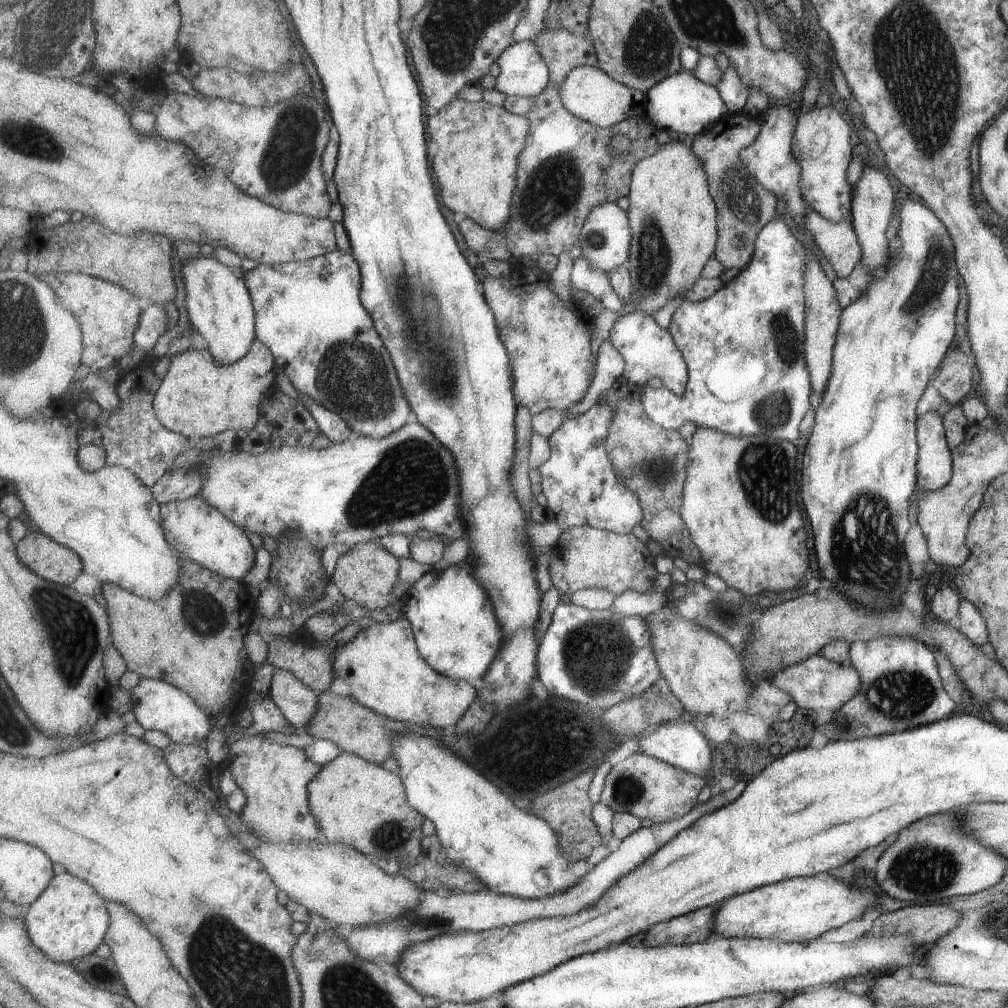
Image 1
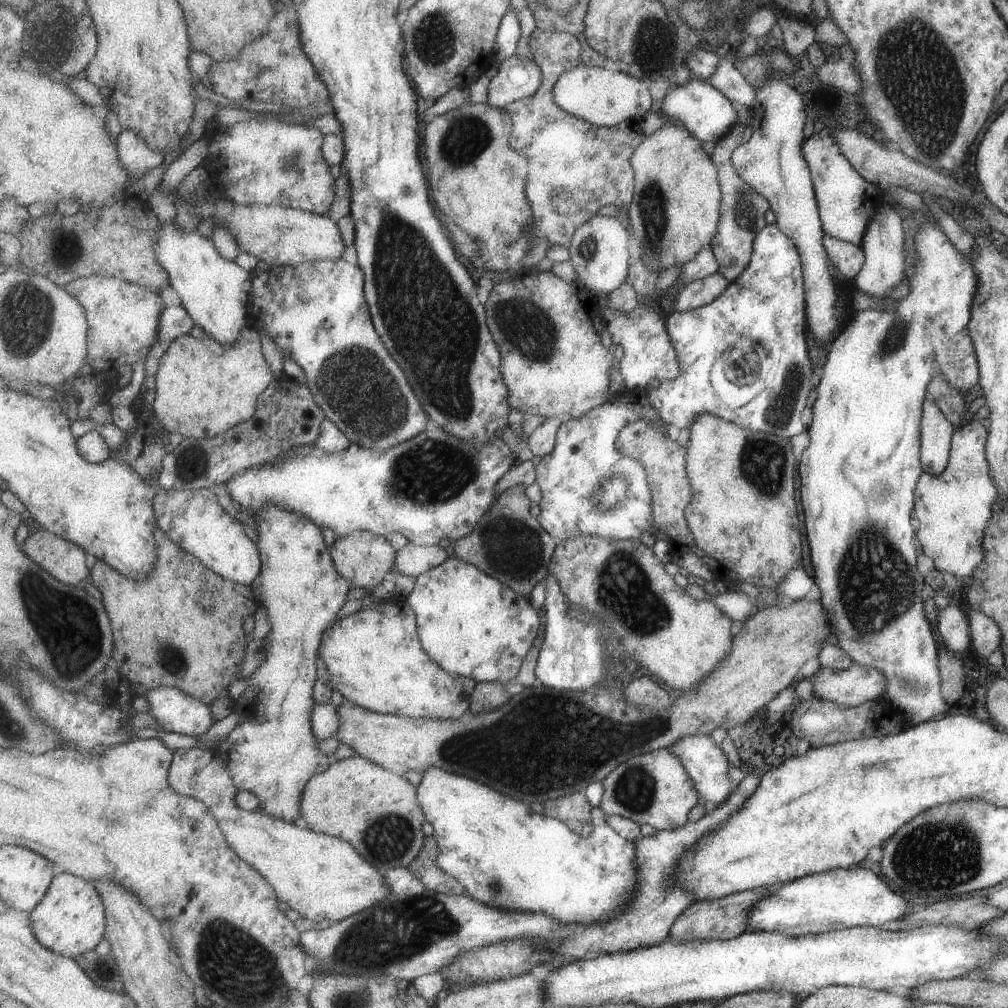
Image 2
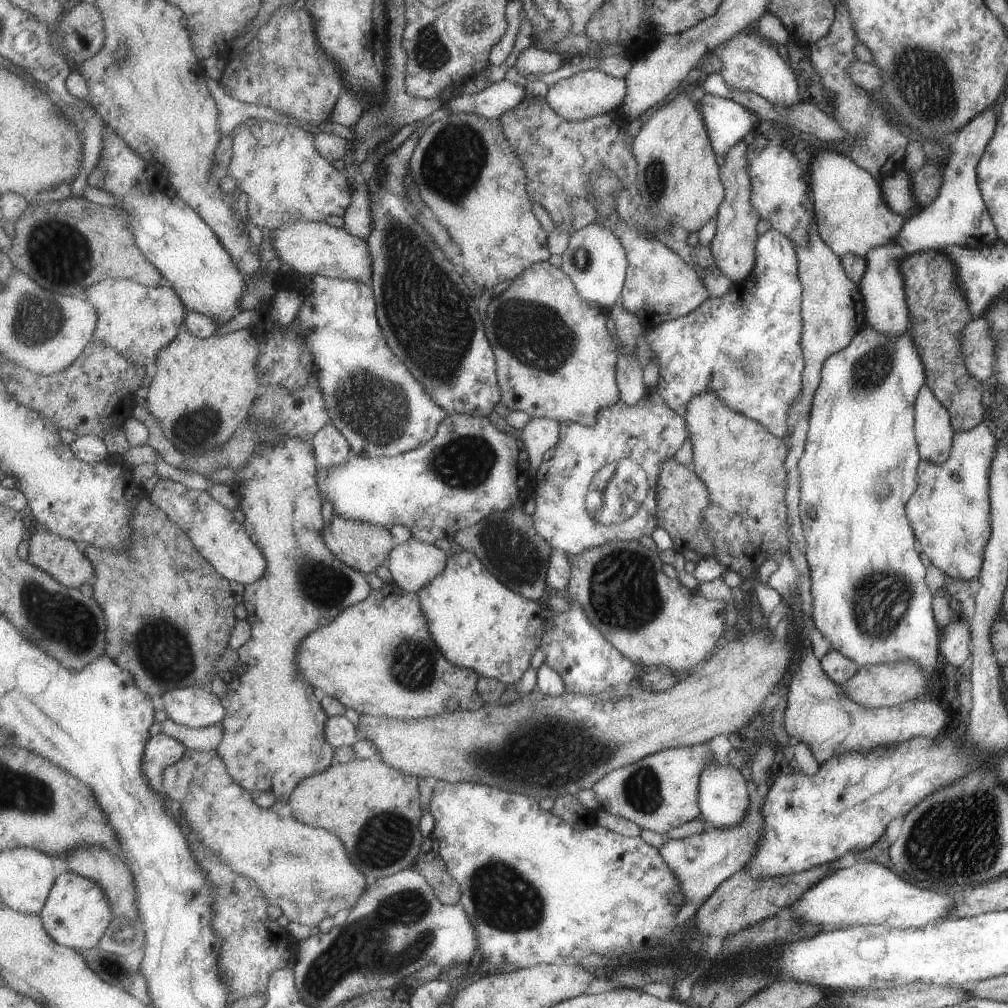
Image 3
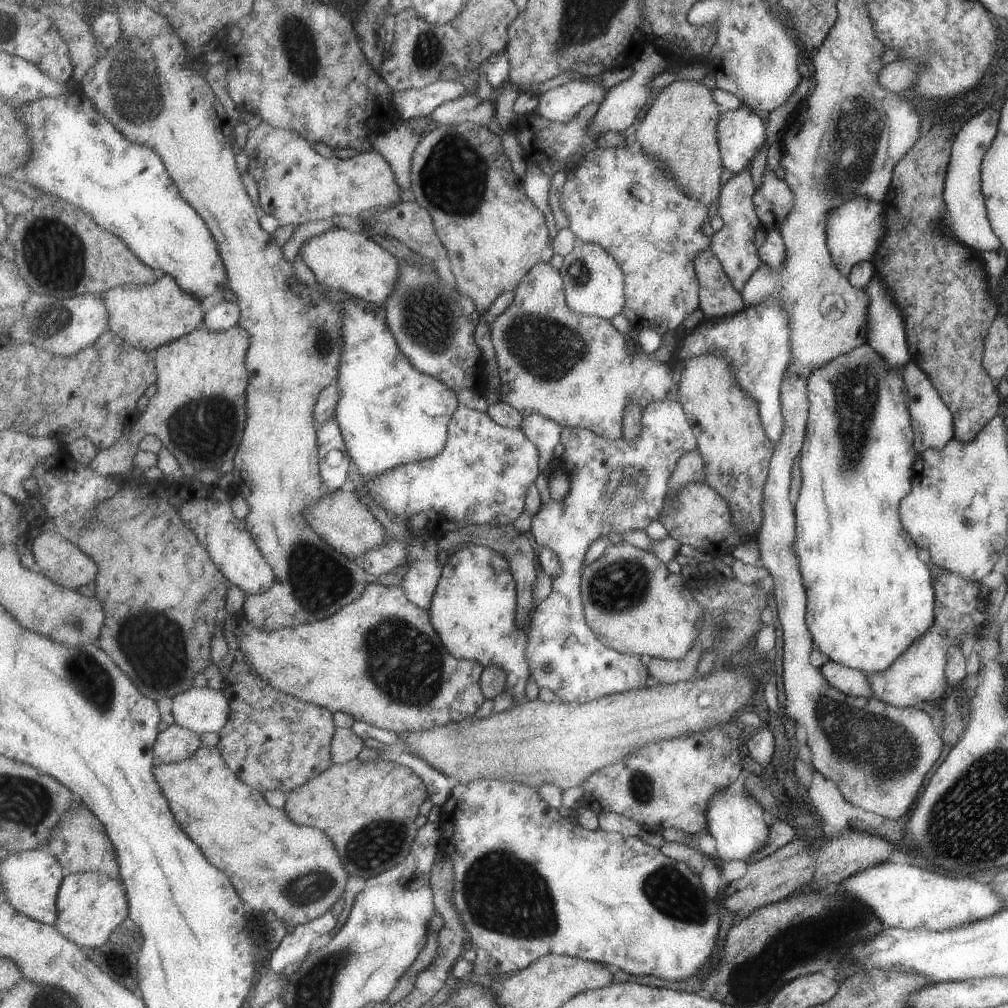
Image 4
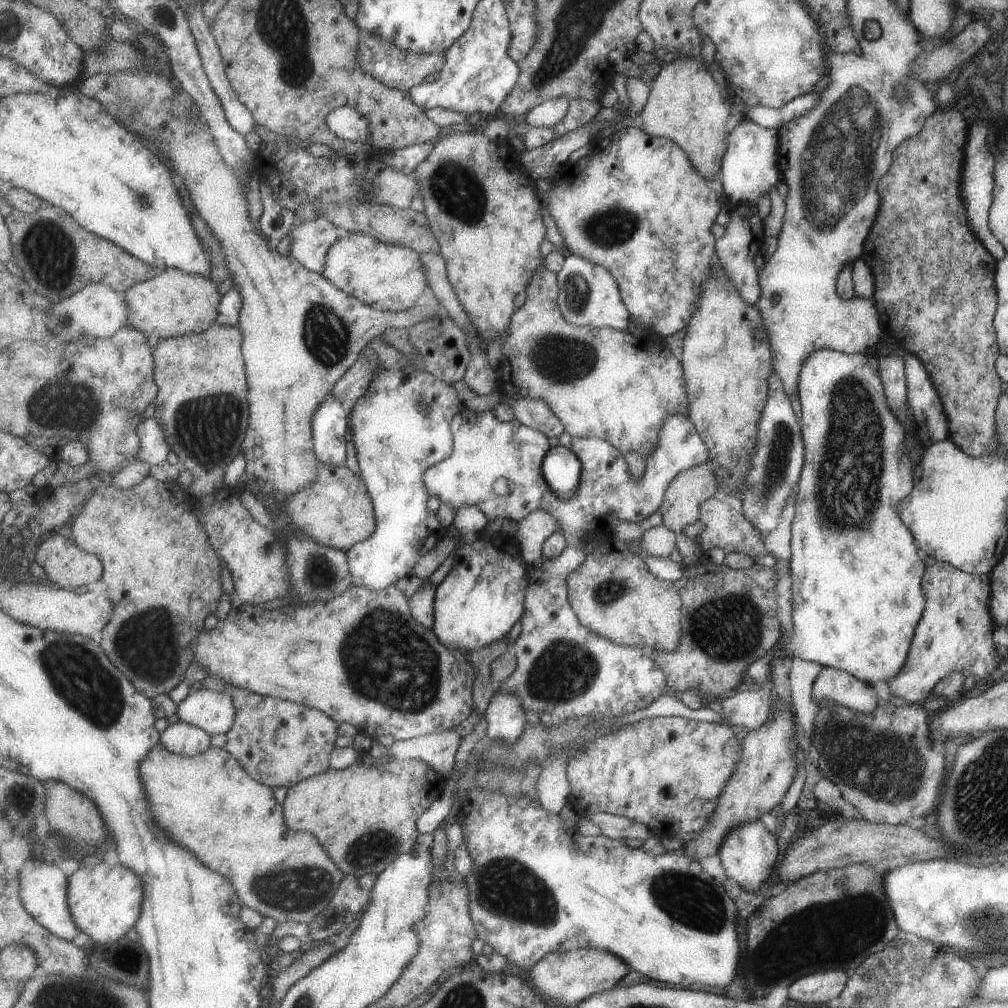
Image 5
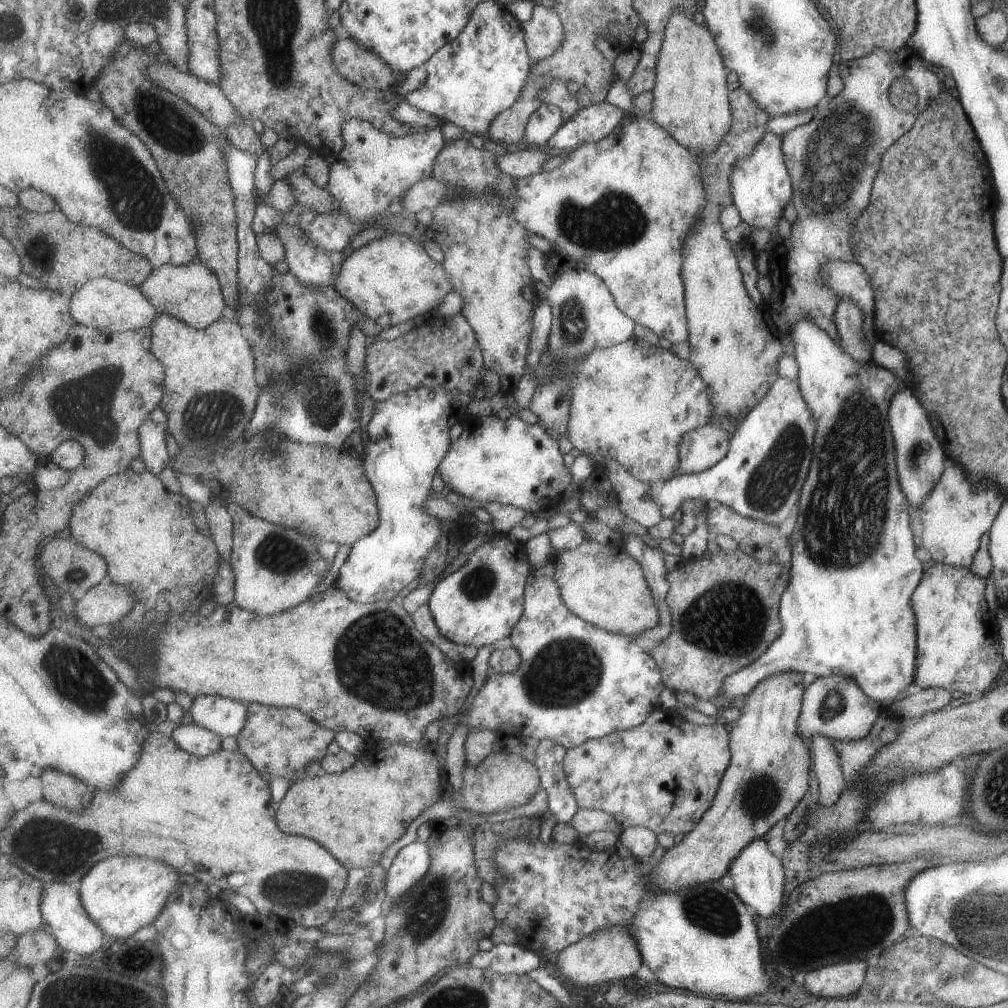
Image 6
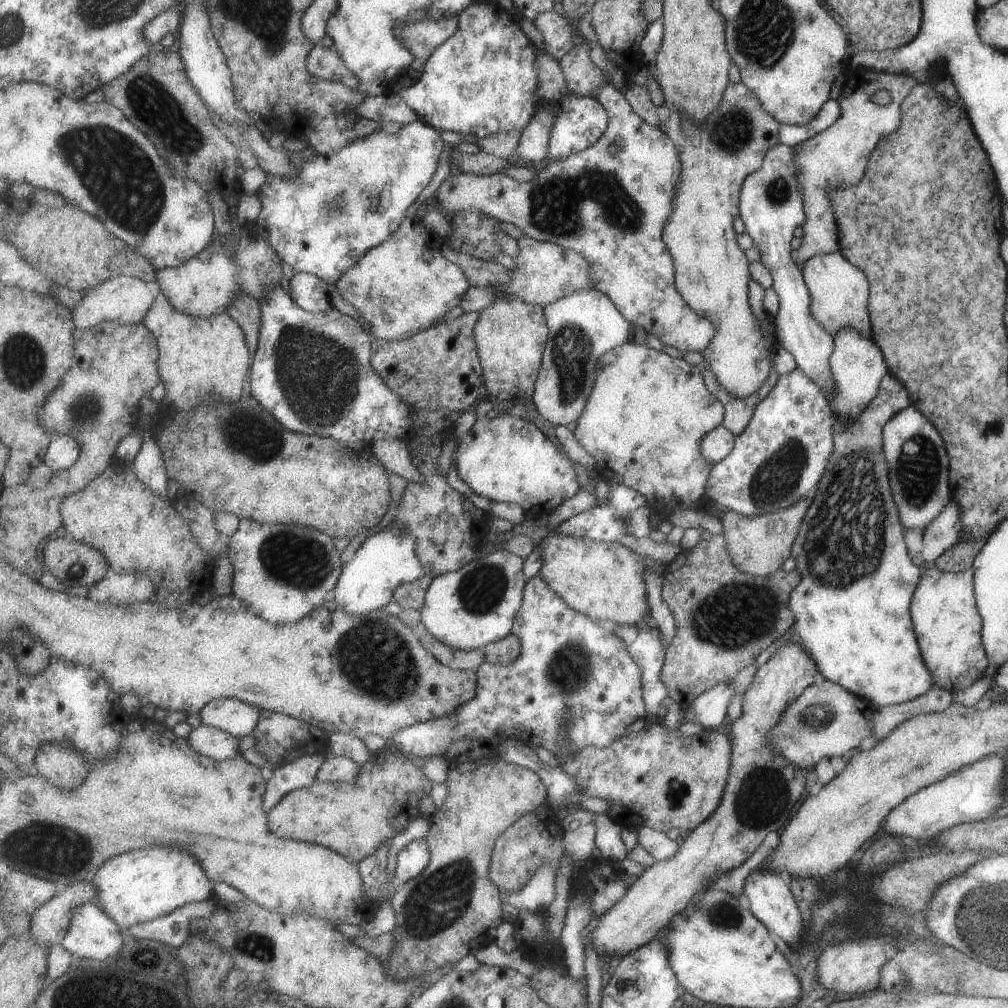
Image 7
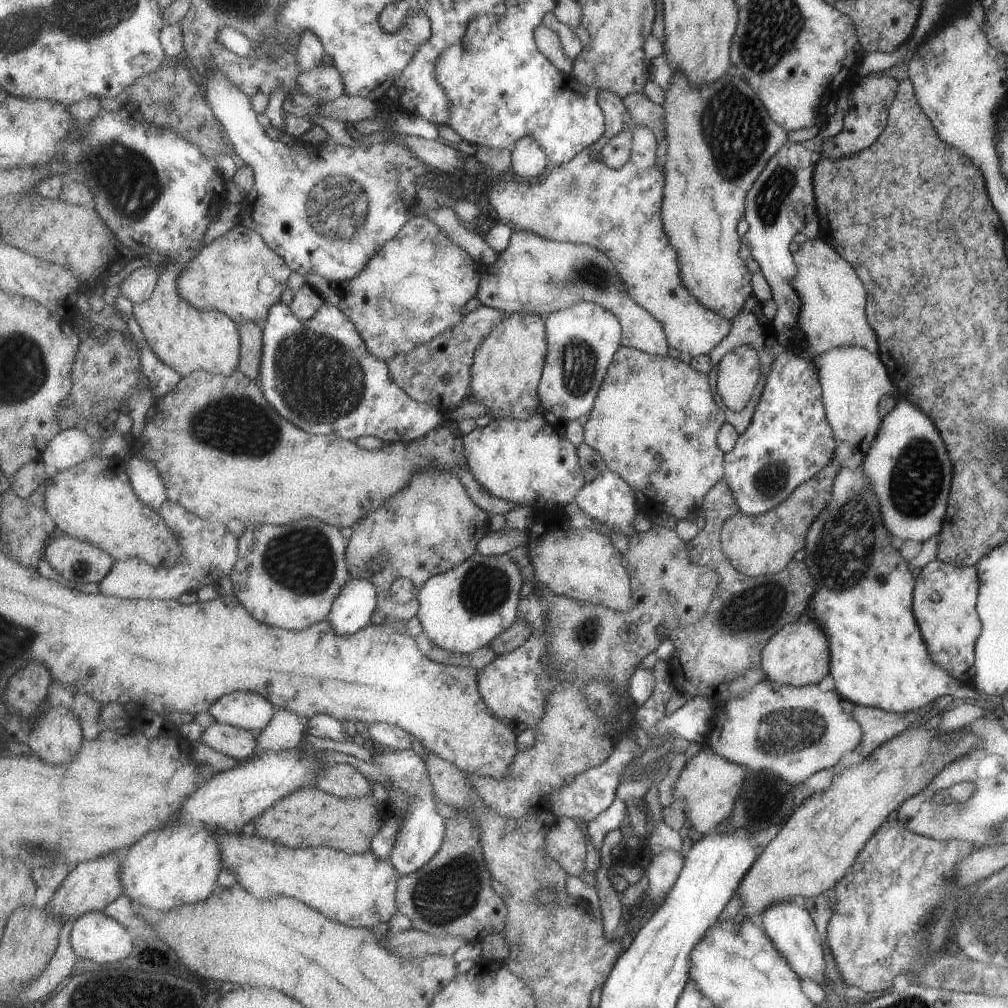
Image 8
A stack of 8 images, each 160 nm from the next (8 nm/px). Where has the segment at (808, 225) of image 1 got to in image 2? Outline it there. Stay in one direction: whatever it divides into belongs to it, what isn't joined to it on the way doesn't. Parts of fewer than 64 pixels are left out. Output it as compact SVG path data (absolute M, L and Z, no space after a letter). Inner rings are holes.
M823 234L822 244L826 245L828 259L837 272L845 279L853 280L865 260L862 248L828 234Z

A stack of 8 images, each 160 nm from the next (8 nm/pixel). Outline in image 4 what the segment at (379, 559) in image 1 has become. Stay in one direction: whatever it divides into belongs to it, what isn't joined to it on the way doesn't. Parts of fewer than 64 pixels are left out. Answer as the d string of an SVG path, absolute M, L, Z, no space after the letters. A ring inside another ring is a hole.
M349 487L339 489L332 495L324 494L304 515L323 540L335 550L357 561L360 561L366 552L380 549L388 541L388 532L385 532L383 524L371 514L367 505L361 503L358 494Z

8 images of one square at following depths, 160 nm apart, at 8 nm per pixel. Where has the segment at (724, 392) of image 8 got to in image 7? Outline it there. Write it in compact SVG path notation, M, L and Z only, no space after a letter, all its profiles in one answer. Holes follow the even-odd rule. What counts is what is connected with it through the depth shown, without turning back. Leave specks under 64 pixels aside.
M741 81L729 83L722 103L702 123L693 121L686 115L680 116L680 130L683 146L679 147L682 160L682 177L675 197L675 210L667 221L665 240L673 252L676 266L676 285L689 306L707 317L716 328L711 342L702 350L705 364L710 367L717 380L732 397L741 400L753 394L769 376L773 367L772 357L776 340L763 336L762 328L754 311L747 304L747 278L749 264L745 260L744 250L735 242L735 219L738 217L738 196L741 186L750 172L762 166L762 160L769 150L778 143L781 125L759 104L754 92Z

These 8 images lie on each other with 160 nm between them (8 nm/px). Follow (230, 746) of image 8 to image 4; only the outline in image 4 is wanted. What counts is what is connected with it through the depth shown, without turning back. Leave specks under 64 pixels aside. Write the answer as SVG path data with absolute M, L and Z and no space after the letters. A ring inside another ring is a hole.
M174 723L159 733L154 744L154 754L159 763L178 763L193 756L201 746L199 733Z

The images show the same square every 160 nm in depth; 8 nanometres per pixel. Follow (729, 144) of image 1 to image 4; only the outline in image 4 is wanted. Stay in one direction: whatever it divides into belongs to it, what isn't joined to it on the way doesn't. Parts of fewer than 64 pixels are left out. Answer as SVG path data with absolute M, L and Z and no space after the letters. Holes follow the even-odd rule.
M745 167L742 171L731 176L731 178L722 185L722 195L719 198L719 214L723 217L724 227L716 231L711 237L713 252L723 263L727 274L733 281L735 290L740 294L740 290L748 282L751 274L757 270L761 264L760 258L757 258L755 244L753 244L753 234L759 224L759 217L754 211L753 204L753 182L749 176L749 168Z

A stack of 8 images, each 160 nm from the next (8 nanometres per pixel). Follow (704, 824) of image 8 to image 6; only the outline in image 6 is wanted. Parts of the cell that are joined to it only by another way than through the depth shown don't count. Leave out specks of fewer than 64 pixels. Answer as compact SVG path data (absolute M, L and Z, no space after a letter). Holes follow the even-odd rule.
M678 708L653 711L638 727L618 730L610 735L589 739L569 749L564 758L566 775L581 809L601 809L612 814L623 830L645 827L657 834L690 833L713 806L720 784L732 761L731 727L713 723L697 725L684 719Z

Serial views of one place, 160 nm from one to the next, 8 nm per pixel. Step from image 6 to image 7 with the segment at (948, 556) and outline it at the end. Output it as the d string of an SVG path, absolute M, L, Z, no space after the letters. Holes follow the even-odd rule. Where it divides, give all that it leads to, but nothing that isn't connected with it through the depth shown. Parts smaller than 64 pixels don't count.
M950 498L943 511L923 530L922 549L917 560L932 565L943 551L954 547L962 539L961 512Z

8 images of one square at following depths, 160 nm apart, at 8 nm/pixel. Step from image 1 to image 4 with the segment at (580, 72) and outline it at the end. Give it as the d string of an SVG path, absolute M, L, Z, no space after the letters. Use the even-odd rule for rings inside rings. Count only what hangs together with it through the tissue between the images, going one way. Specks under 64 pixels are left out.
M598 76L571 80L541 94L535 112L547 120L568 123L588 104L603 104L608 92Z

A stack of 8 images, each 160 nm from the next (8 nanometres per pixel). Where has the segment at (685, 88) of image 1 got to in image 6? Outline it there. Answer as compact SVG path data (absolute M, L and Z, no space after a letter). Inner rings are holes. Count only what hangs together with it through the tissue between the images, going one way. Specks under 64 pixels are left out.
M767 130L753 152L734 164L734 171L730 178L733 204L738 210L740 220L749 226L768 230L774 246L779 240L776 236L778 218L782 216L783 208L792 196L790 175L785 165L781 142L780 136Z

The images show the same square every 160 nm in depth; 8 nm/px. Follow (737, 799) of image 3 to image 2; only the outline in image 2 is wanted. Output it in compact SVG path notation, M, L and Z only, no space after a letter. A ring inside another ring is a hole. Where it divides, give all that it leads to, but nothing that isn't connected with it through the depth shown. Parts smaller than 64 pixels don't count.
M689 735L683 737L669 748L685 764L691 778L695 781L700 792L701 803L708 808L718 807L729 798L731 792L731 778L729 778L729 760L725 752L719 748L712 735Z

